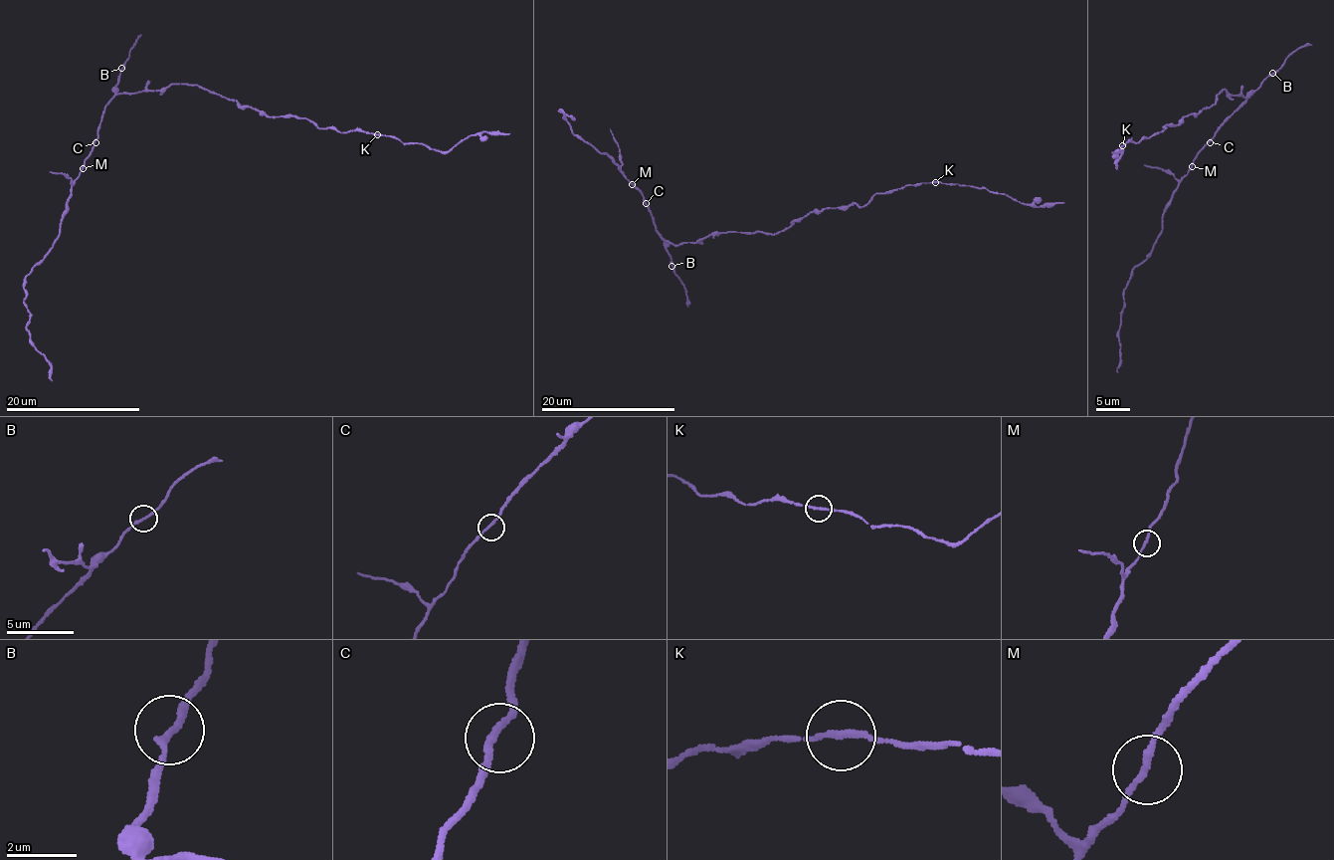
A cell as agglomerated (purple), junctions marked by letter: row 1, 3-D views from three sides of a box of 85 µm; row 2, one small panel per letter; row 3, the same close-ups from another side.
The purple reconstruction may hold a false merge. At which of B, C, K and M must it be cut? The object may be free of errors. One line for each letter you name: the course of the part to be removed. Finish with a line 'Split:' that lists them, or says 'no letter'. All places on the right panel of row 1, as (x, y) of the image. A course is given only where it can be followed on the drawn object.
Split: no letter

